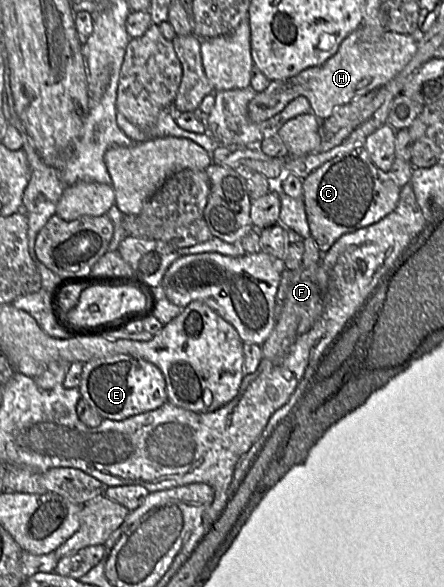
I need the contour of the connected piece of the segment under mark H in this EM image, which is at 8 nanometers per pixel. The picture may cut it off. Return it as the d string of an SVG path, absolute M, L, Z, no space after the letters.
M360 25L323 64L306 68L286 79L269 81L266 89L249 102L249 117L254 123L260 123L279 113L294 98L304 96L311 106L311 113L319 120L324 120L337 108L391 81L410 62L417 49L418 43L411 35L378 32Z

